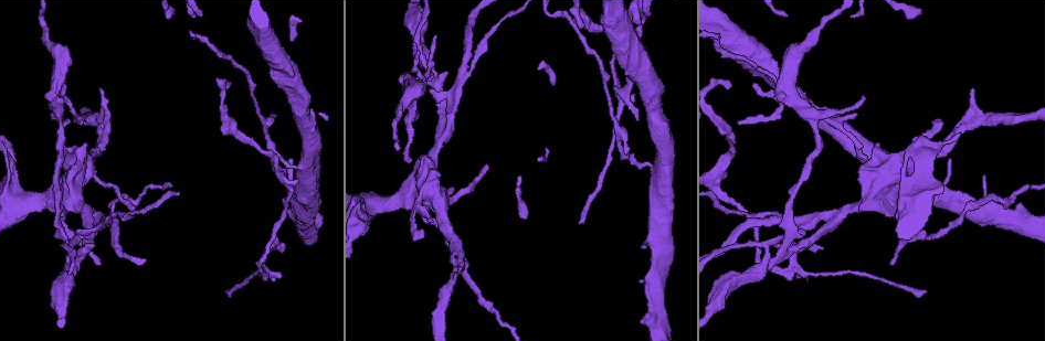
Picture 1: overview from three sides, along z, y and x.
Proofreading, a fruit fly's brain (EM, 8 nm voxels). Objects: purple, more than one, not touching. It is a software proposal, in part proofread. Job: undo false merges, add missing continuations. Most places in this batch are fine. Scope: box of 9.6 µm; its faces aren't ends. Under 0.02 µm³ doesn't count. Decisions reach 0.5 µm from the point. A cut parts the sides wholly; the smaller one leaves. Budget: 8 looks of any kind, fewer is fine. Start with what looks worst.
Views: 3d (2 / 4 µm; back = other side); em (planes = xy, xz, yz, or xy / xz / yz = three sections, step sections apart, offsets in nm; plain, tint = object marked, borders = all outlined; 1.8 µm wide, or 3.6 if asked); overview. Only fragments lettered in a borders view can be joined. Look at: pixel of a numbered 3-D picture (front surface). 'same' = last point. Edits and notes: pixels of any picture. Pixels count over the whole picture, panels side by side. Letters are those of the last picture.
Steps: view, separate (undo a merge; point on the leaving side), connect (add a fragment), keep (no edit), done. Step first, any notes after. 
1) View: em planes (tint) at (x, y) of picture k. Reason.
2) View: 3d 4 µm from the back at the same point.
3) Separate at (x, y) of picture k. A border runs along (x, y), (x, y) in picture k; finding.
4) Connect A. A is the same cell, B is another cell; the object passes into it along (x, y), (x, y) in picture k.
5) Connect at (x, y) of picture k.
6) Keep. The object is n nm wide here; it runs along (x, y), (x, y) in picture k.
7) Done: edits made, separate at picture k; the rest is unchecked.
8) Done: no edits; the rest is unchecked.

View: em xz step 8 (borders) at (785, 251) of picture 1. Four-way junction.

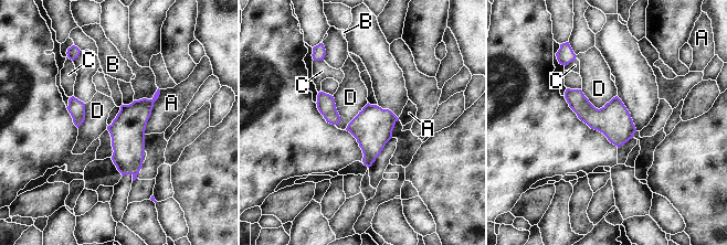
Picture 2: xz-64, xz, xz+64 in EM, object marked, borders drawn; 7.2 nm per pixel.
Keep. A, B, C and D are other cells; a border runs along (580, 89), (598, 108), (617, 96) in picture 2; continuous, no second neuron.

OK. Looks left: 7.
View: em xy step 8 (tint) at (413, 114) of picture 1. Sudden change in width.

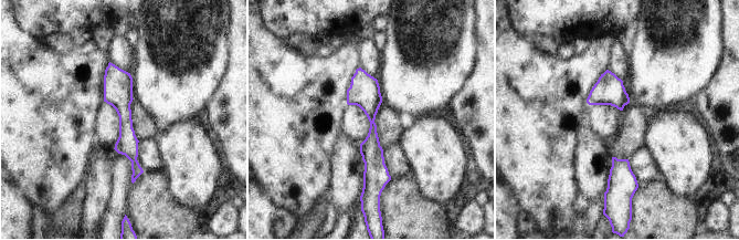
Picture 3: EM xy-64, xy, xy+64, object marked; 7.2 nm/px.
View: em planes (borders) at the same point.

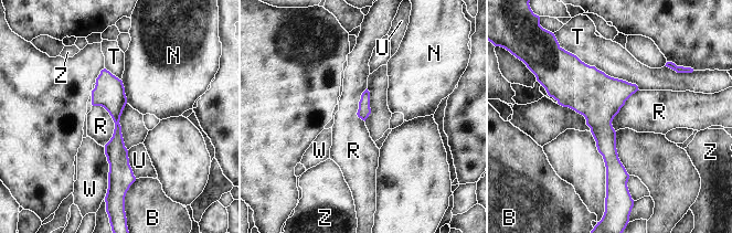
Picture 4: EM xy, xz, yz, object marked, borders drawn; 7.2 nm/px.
Keep. B, N, R, T, U, W and Z are other cells; a border runs along (93, 105), (114, 123), (104, 146) in picture 4; all the same neuron.

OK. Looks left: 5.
View: em 3.6 µm planes (borders) at (881, 193) of picture 1. Sharp bend.

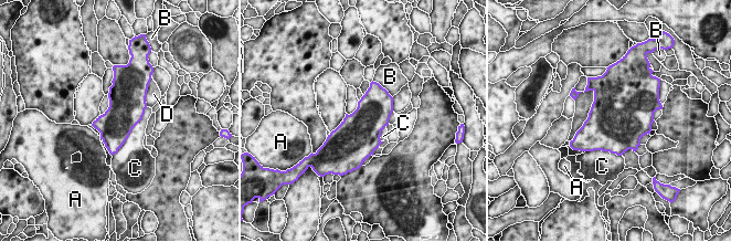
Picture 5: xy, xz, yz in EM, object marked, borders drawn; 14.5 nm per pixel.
Keep. The object is 480 nm wide here; A, B, C and D are other cells; a border runs along (147, 107), (123, 146), (112, 155) in picture 5; continuous, no second neuron.

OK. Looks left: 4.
Done: no edits; the rest is unchecked.

